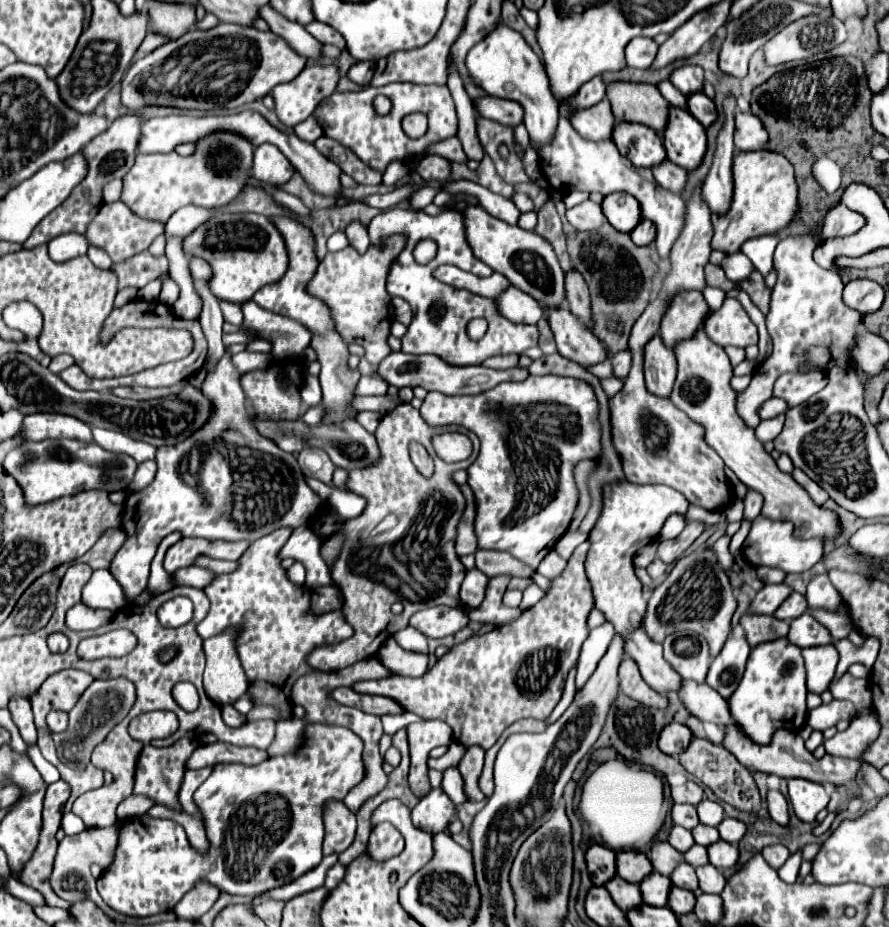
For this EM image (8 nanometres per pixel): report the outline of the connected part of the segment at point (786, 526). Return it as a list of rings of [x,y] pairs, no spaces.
[[[752,521],[752,529],[742,545],[742,555],[754,567],[768,565],[768,567],[778,567],[784,573],[808,571],[814,563],[820,561],[824,553],[822,543],[820,539],[796,539],[792,533],[794,527],[788,521]]]

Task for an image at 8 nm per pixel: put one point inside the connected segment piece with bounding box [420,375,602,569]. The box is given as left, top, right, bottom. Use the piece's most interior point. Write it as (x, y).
(543, 427)

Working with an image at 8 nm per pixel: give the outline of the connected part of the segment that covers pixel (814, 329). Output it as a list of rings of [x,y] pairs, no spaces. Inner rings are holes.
[[[838,203],[832,211],[828,211],[828,219],[820,227],[820,231],[816,231],[816,235],[786,237],[778,243],[774,253],[774,271],[778,279],[772,289],[770,311],[766,315],[766,327],[772,337],[774,349],[772,355],[758,365],[752,383],[748,385],[746,391],[740,393],[740,403],[738,403],[740,417],[744,417],[744,421],[750,427],[758,427],[760,423],[758,411],[762,403],[772,397],[774,383],[782,373],[788,371],[800,373],[806,367],[816,367],[822,371],[840,367],[842,371],[854,371],[860,377],[862,385],[868,383],[868,373],[864,373],[852,357],[858,335],[866,331],[866,327],[862,325],[862,313],[844,305],[842,301],[844,283],[840,279],[840,273],[822,269],[812,259],[812,251],[816,249],[818,241],[824,241],[828,237],[854,235],[862,227],[864,227],[864,215]]]

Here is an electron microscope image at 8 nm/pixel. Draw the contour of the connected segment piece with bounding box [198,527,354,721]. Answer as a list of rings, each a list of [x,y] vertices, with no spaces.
[[[282,527],[250,543],[244,555],[238,559],[238,567],[232,573],[216,575],[204,593],[210,599],[210,611],[198,625],[202,639],[224,633],[226,629],[240,629],[236,637],[236,653],[242,661],[242,669],[248,677],[248,695],[254,705],[266,705],[278,711],[278,721],[292,717],[292,685],[318,669],[310,667],[308,655],[322,645],[338,643],[352,637],[350,623],[342,609],[314,615],[310,613],[312,589],[308,585],[296,585],[290,581],[288,571],[282,567],[280,551],[290,539],[294,529]]]

